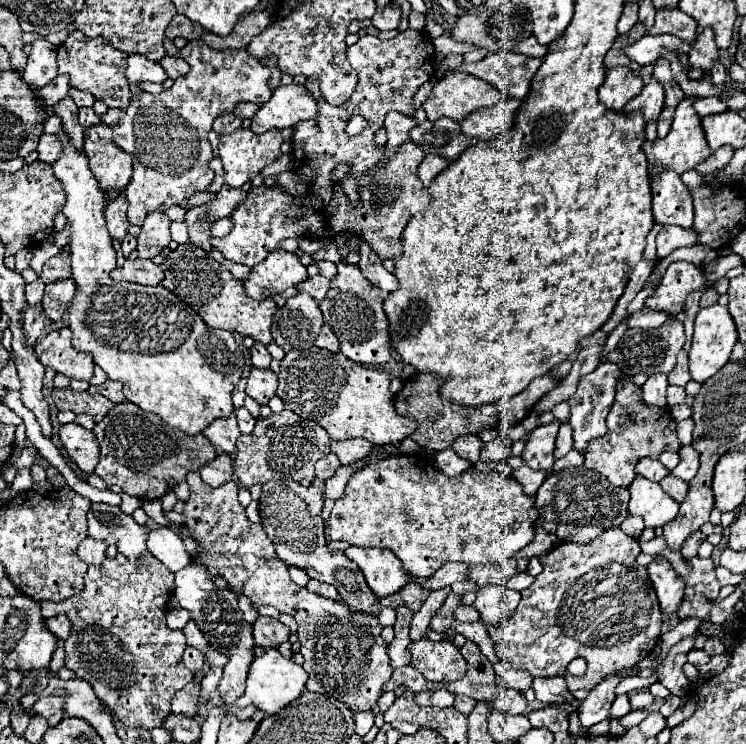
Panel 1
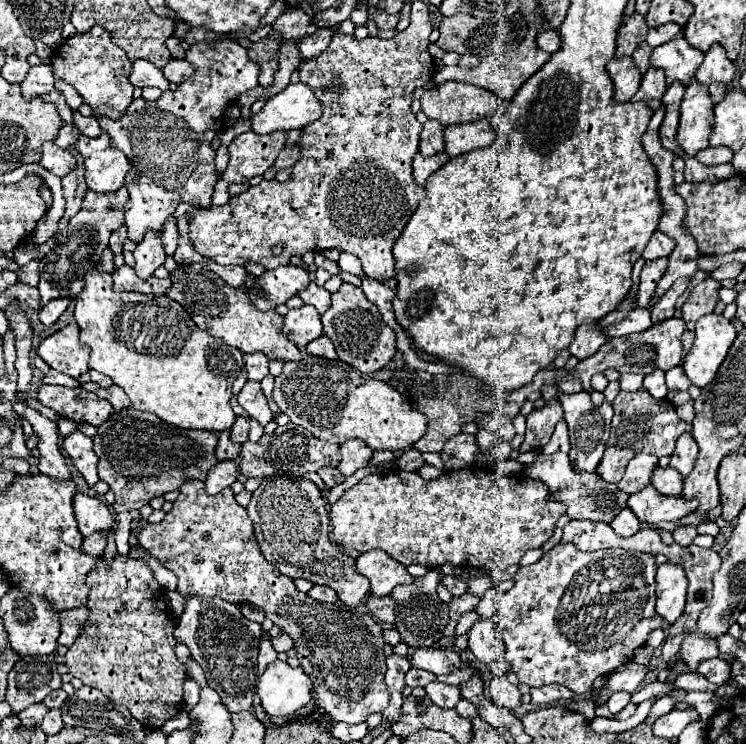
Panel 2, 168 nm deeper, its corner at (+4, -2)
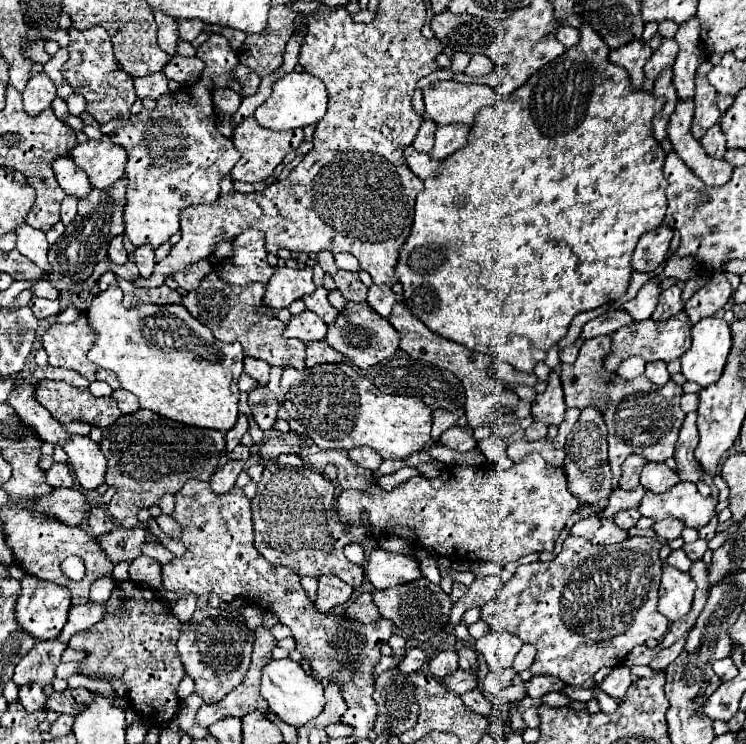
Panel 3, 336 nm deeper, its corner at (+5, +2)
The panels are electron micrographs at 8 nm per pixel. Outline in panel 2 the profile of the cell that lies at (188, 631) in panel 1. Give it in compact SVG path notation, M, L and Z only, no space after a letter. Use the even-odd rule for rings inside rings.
M192 657L189 658L186 666L192 678L197 682L197 684L199 684L199 686L201 686L201 688L207 686L207 678L203 669L195 662L195 660L193 660Z

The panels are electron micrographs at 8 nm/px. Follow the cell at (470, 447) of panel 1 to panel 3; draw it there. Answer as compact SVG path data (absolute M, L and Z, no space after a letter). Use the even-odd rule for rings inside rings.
M452 426L448 428L442 436L440 436L440 442L452 450L458 450L458 452L468 452L472 448L476 448L476 440L472 436L472 428L470 426Z

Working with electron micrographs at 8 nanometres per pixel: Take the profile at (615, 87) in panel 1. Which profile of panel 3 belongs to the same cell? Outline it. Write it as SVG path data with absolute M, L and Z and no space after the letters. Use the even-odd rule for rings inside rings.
M632 40L616 50L610 50L610 62L628 70L632 78L632 88L640 88L644 82L644 64L652 56L652 48L642 40Z

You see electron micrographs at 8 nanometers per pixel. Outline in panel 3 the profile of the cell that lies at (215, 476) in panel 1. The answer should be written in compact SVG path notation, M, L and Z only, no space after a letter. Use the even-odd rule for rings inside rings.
M226 462L212 478L210 478L210 486L216 494L226 494L234 484L236 484L236 478L238 474L242 472L244 468L244 462Z

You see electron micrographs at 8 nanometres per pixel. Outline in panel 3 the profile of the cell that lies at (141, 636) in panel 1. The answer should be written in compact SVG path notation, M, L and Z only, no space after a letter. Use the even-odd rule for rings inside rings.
M132 580L120 582L112 590L106 606L108 612L104 620L72 636L68 646L86 652L86 658L80 662L84 674L104 674L108 678L122 680L128 688L132 708L140 712L138 720L146 726L162 728L172 722L176 710L180 708L176 690L184 678L184 666L180 664L176 640L182 624L168 604L156 600L150 590L144 590Z

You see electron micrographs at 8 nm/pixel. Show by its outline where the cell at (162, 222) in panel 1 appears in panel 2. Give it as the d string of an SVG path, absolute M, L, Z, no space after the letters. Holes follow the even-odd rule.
M149 230L145 234L145 238L137 244L135 248L135 272L139 278L147 278L149 274L155 272L155 268L159 268L165 260L165 248L161 242L161 234Z

